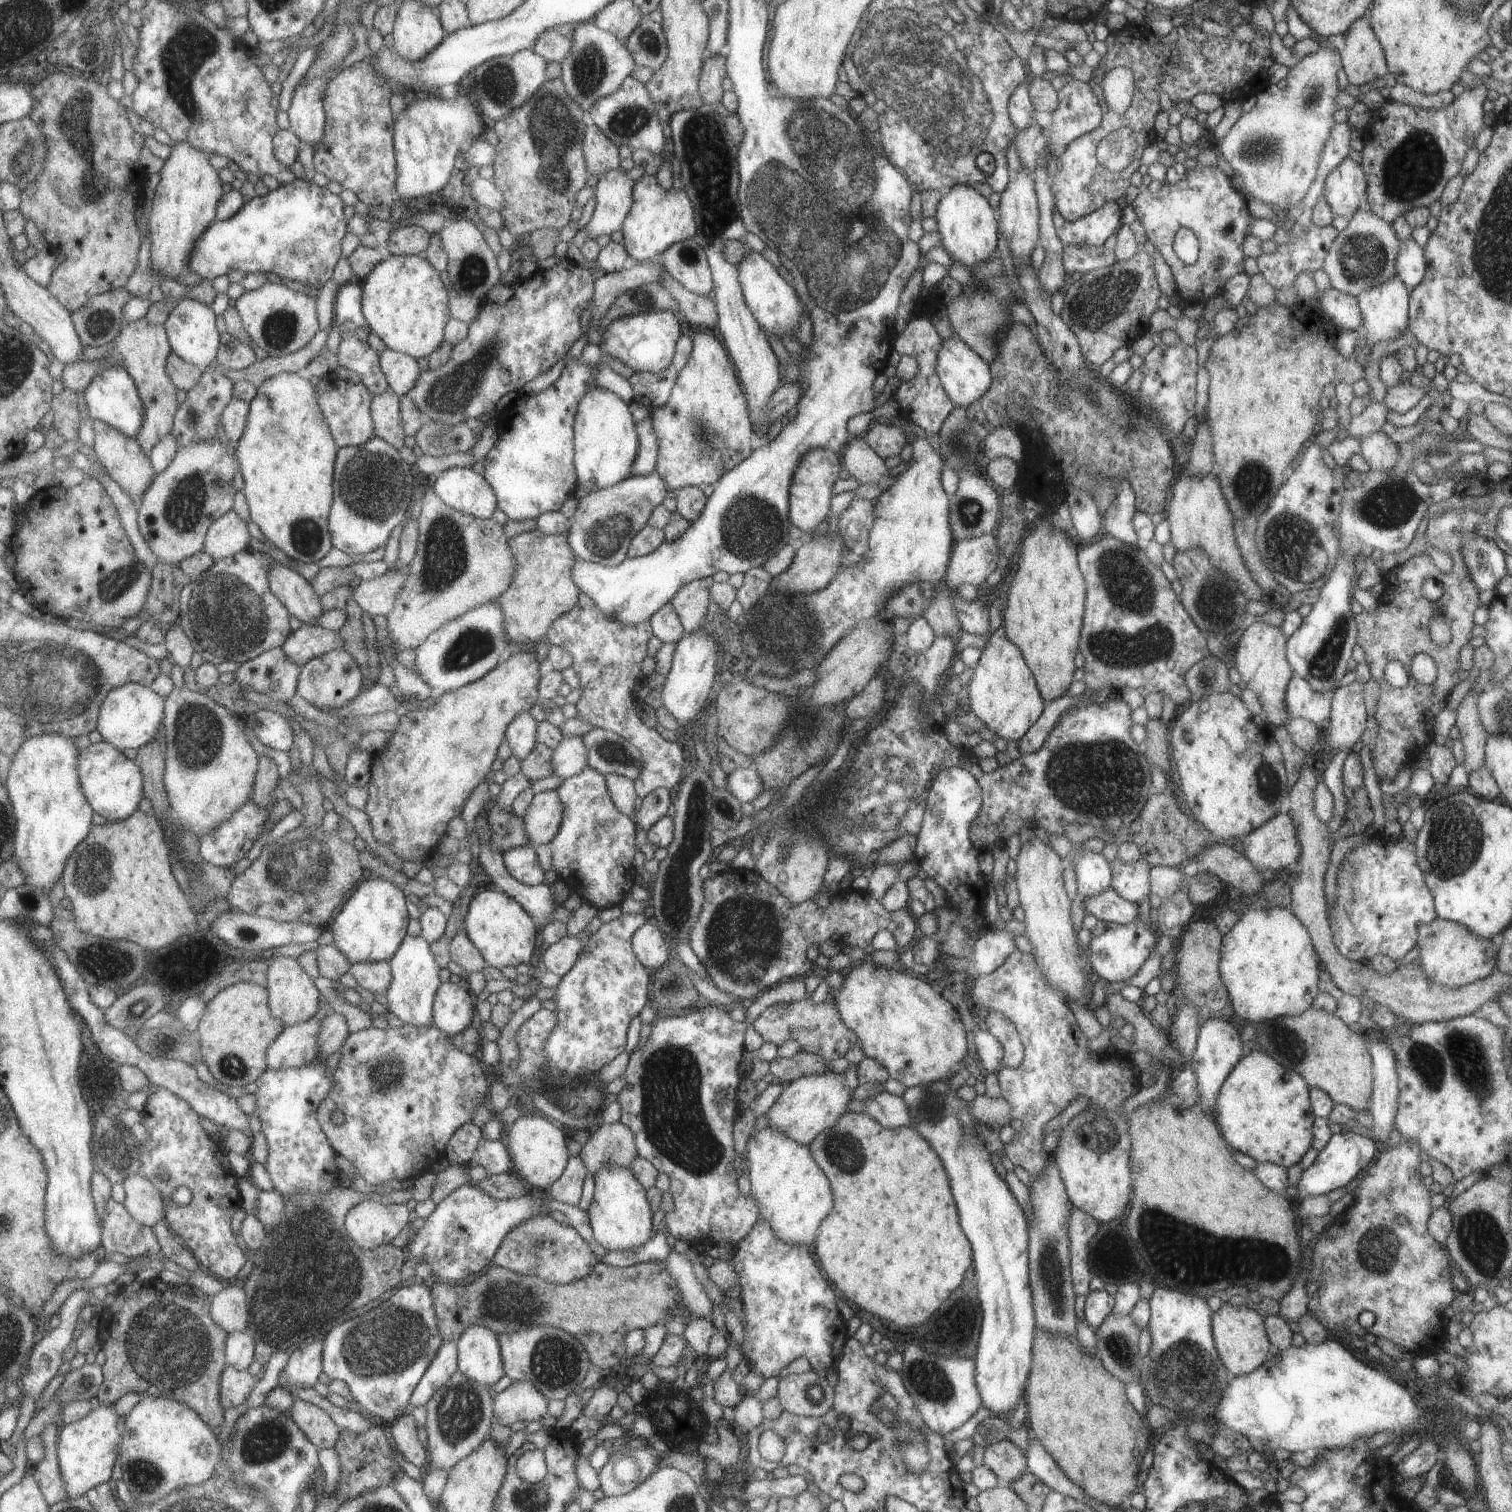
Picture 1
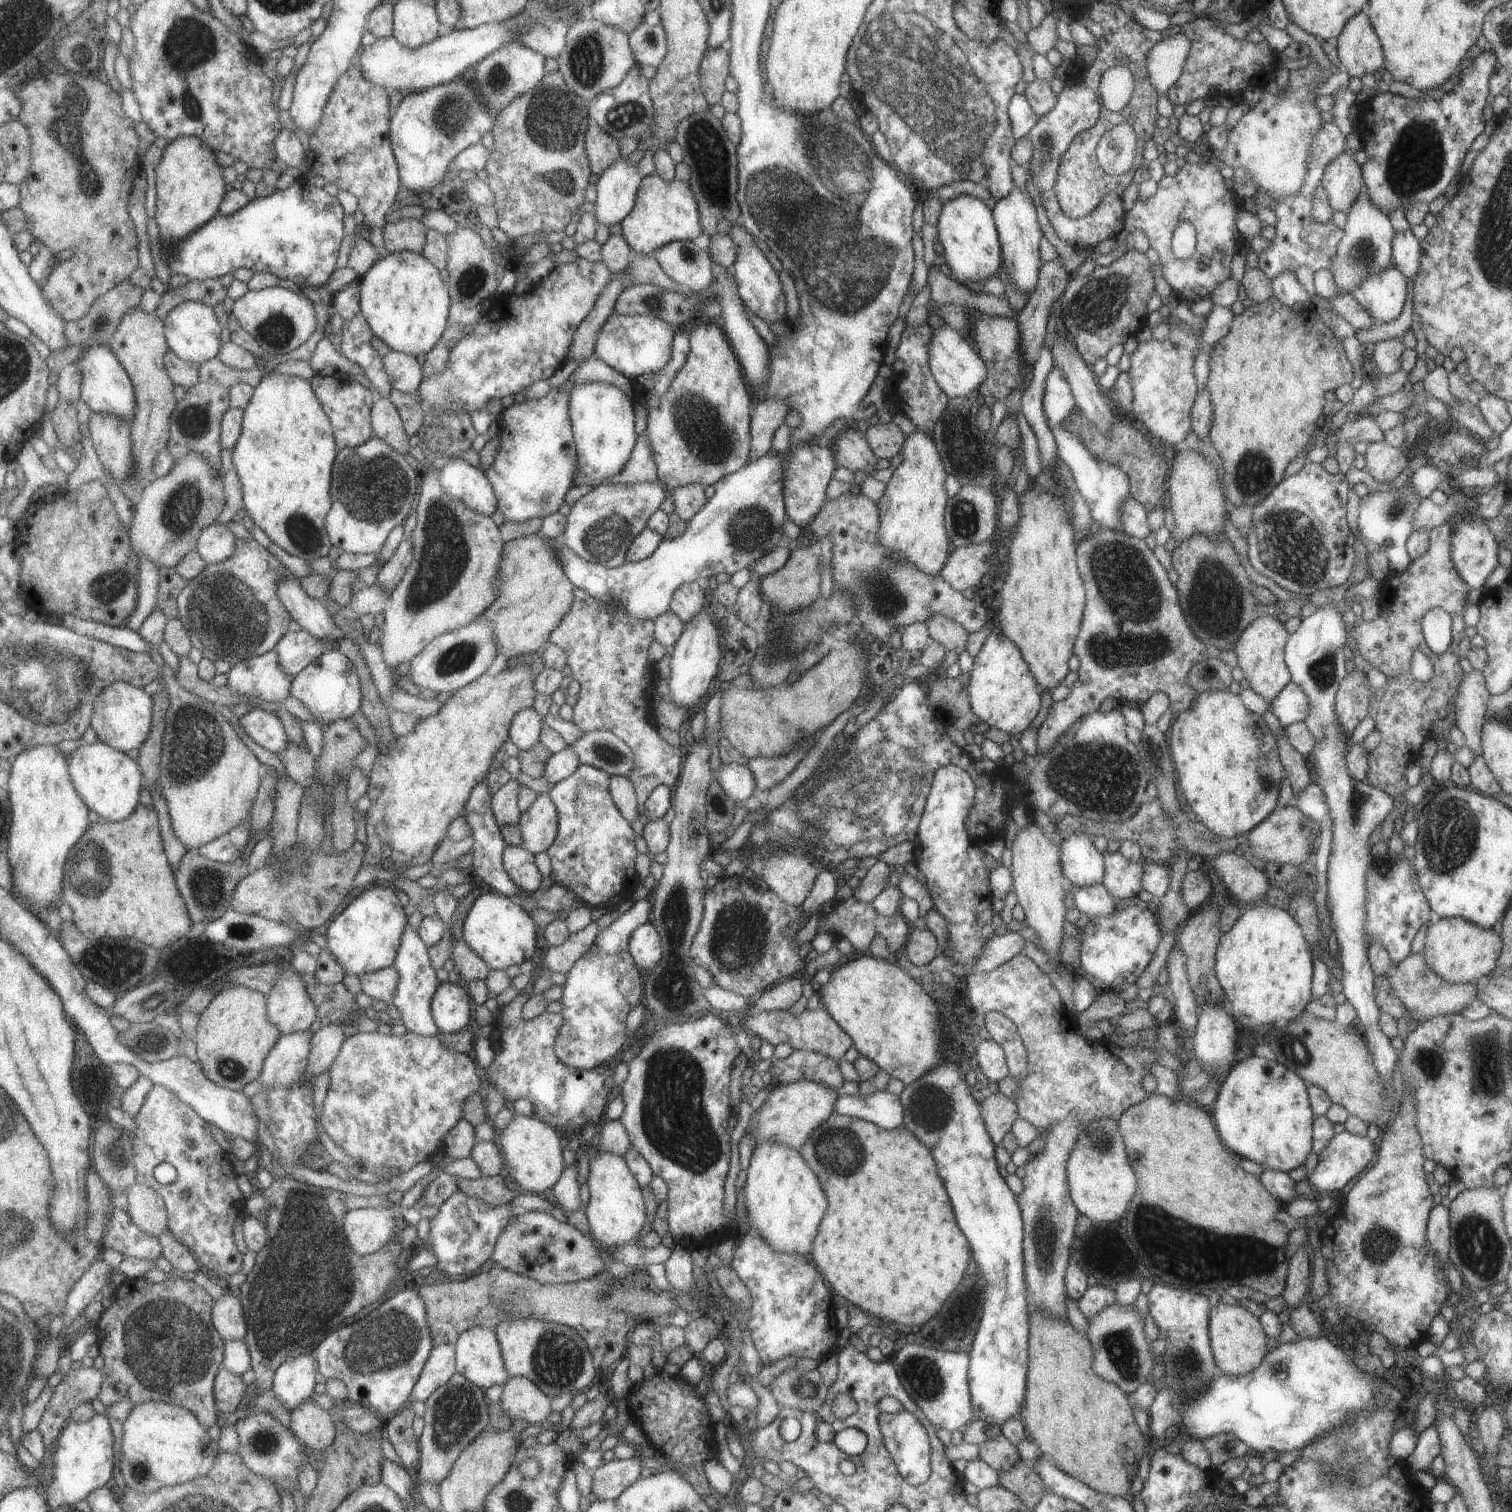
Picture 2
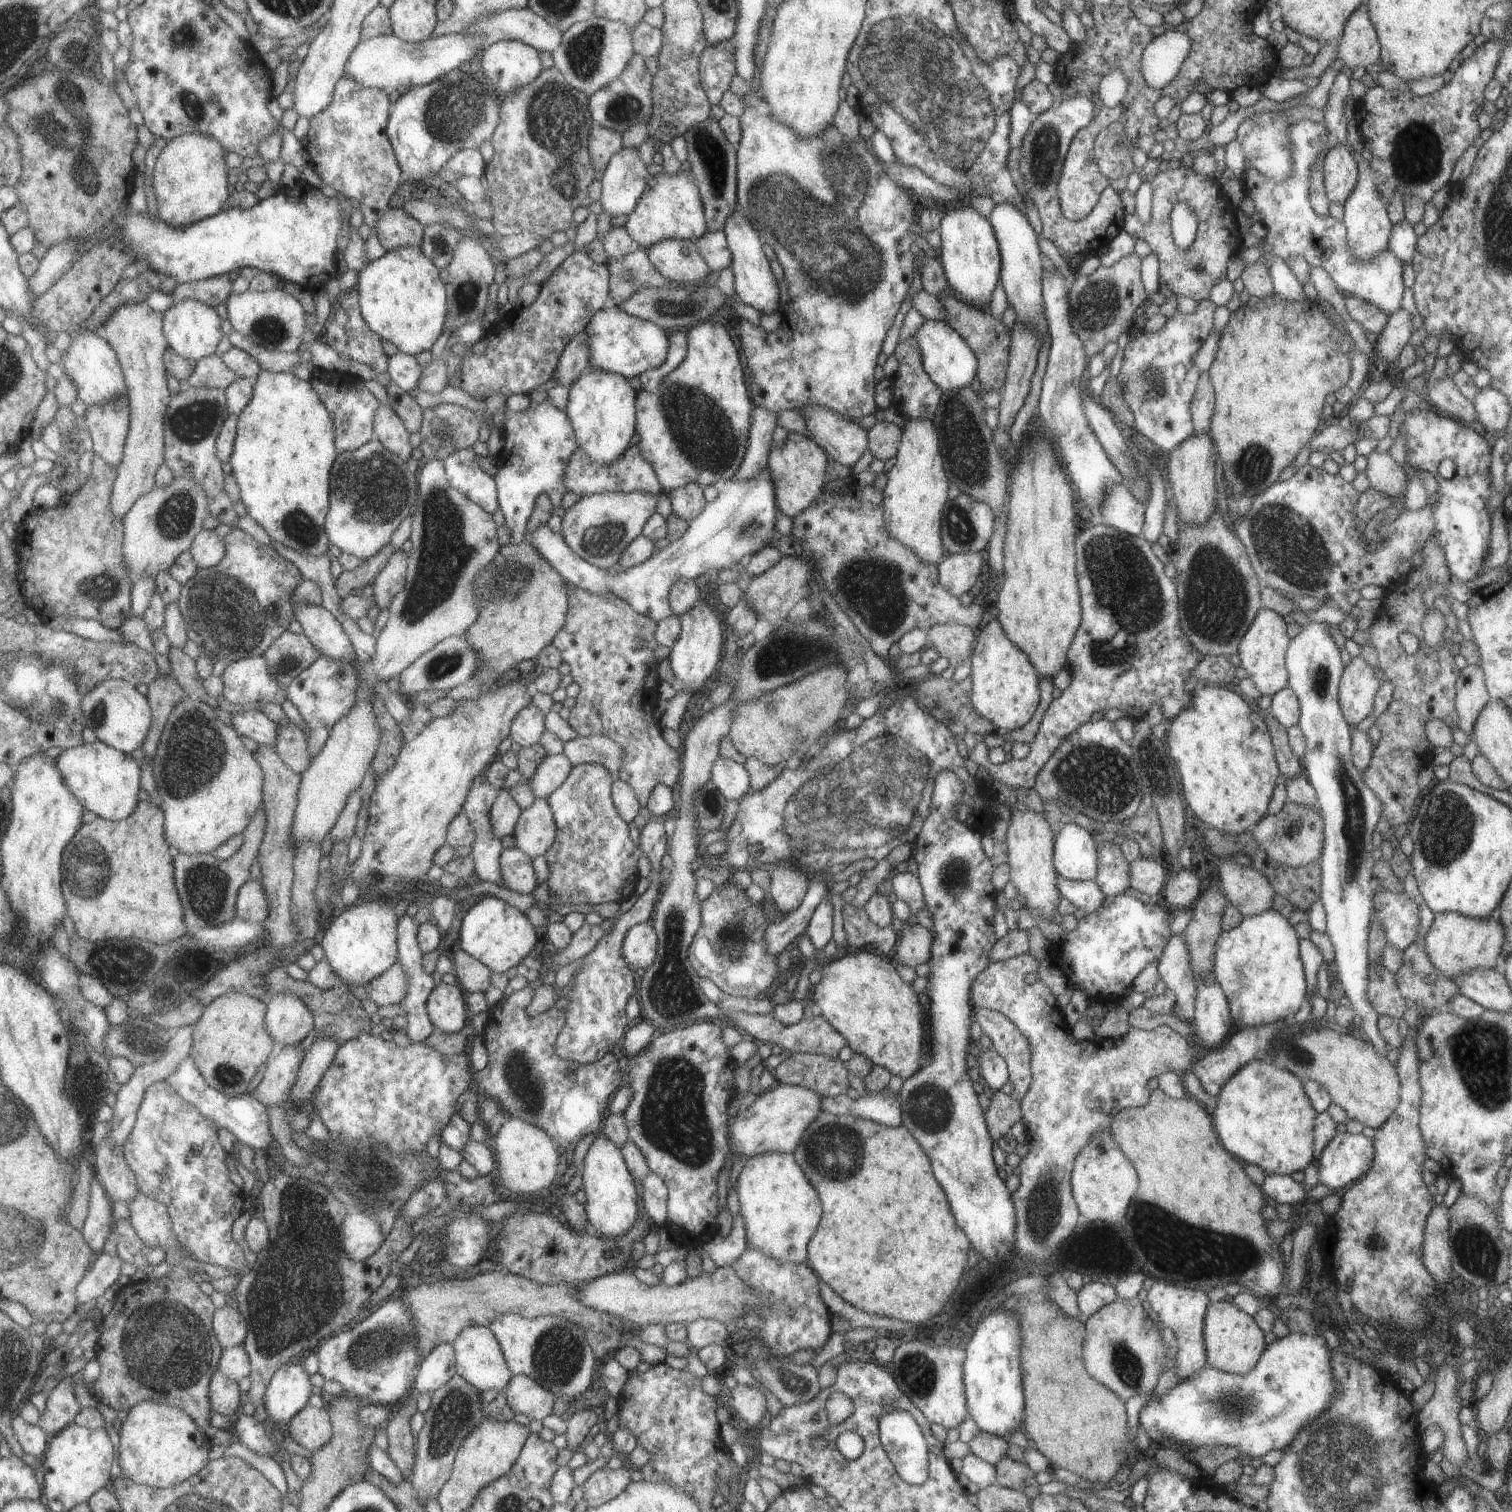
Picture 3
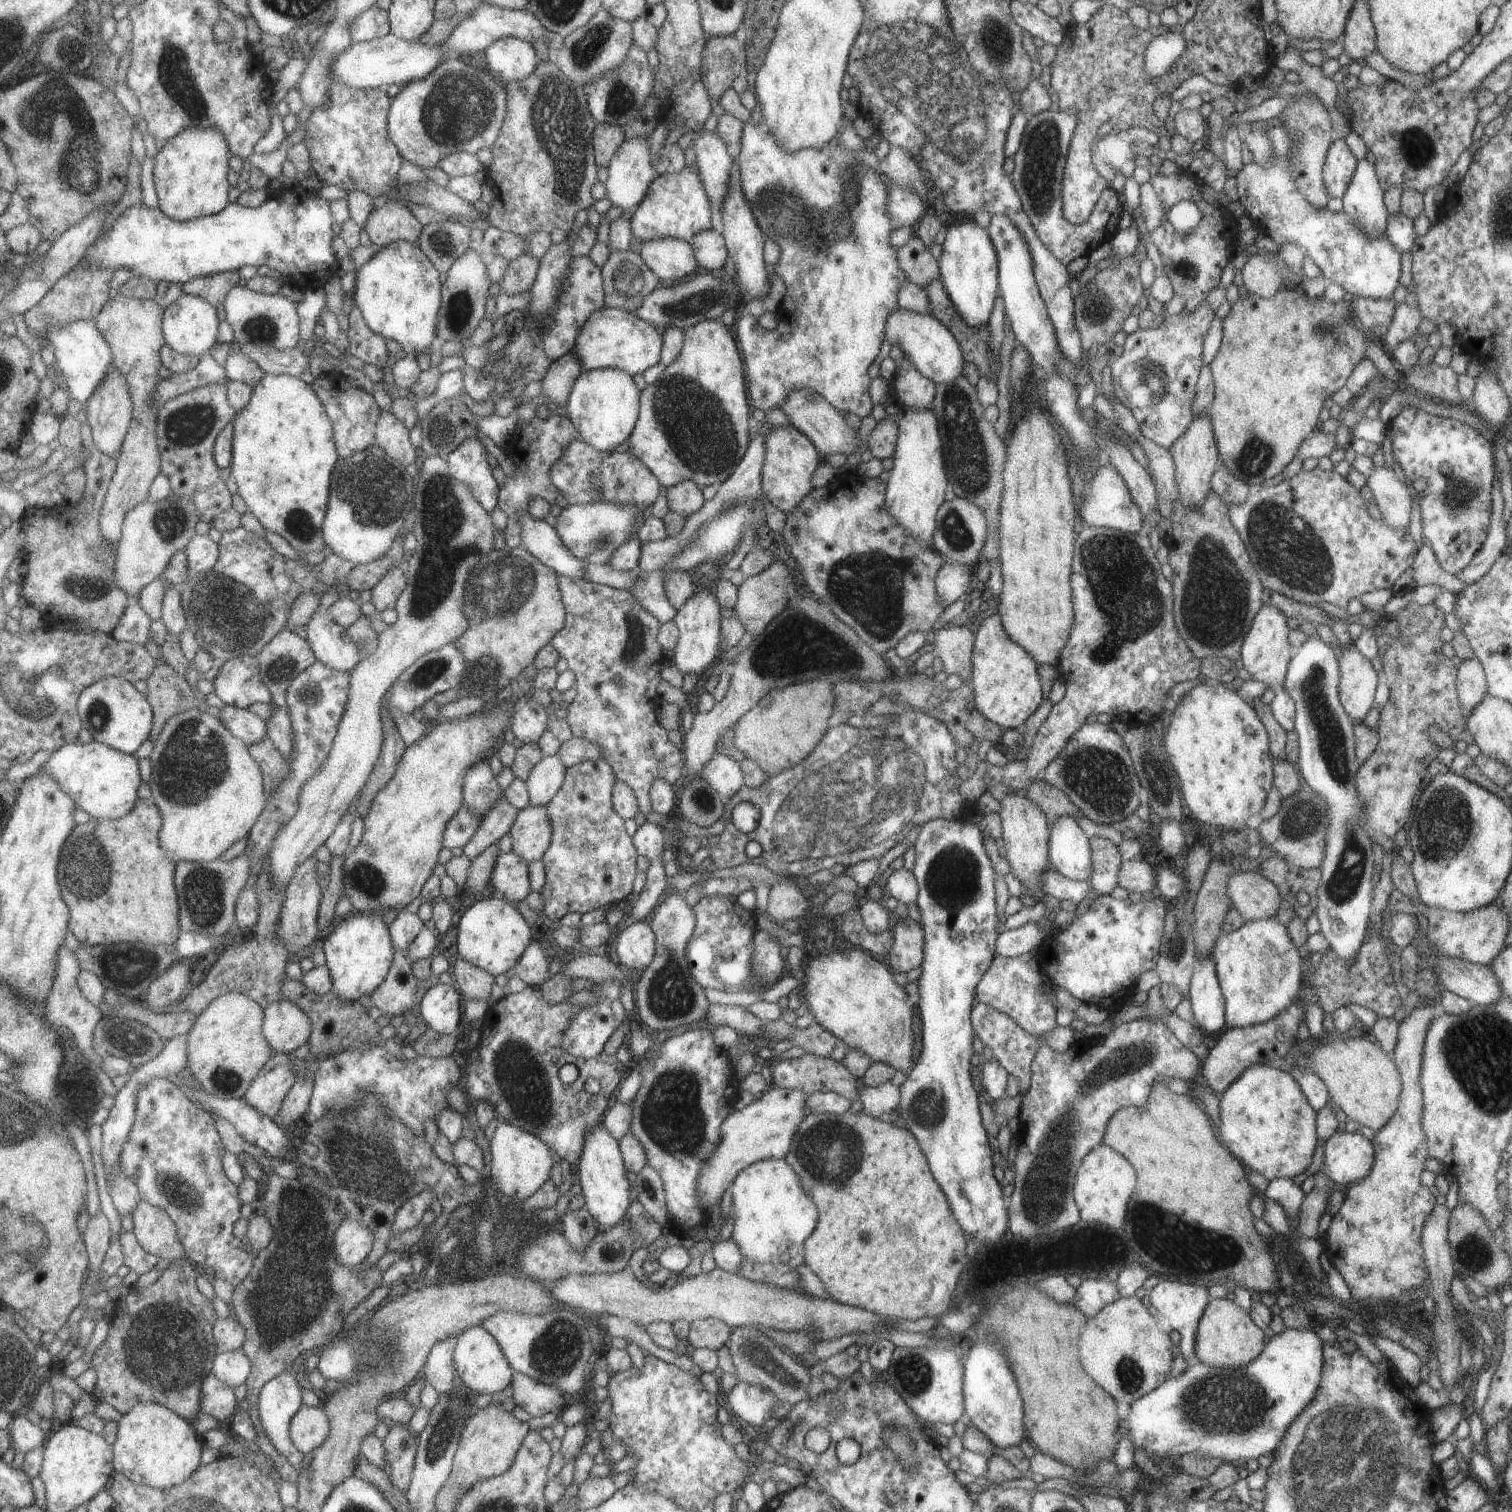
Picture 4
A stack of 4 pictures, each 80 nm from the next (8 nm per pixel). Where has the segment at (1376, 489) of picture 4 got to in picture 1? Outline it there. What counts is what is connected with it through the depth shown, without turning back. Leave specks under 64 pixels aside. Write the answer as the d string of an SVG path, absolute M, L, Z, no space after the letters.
M1375 430L1367 438L1359 438L1361 455L1368 466L1368 470L1391 470L1397 464L1399 458L1399 448L1383 432Z

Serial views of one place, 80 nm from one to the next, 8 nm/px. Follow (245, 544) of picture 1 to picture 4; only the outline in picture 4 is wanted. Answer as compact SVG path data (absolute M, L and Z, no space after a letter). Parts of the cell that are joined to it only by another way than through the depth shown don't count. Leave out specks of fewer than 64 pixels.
M207 534L195 535L186 548L190 576L211 570L219 560L220 546L213 542Z

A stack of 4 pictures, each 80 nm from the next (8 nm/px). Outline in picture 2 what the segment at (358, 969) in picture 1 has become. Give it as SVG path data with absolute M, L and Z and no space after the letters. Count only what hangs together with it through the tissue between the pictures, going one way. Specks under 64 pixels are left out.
M395 965L376 973L365 973L359 980L363 992L371 999L393 1004L400 983L400 974Z

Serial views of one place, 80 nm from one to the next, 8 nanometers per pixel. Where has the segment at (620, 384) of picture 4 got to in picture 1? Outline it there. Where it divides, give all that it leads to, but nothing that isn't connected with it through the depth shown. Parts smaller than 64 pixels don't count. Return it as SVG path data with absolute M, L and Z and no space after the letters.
M593 387L577 401L574 414L574 459L577 486L589 491L611 486L629 476L638 436L628 404L613 392Z

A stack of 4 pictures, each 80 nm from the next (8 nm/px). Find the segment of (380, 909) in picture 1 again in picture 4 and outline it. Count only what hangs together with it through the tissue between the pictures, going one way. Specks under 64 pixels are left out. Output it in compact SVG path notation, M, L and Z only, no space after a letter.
M349 913L335 927L334 931L324 938L323 950L326 963L333 979L333 992L345 1002L358 1001L363 996L372 996L390 975L393 964L393 940L389 927L385 926L382 915Z

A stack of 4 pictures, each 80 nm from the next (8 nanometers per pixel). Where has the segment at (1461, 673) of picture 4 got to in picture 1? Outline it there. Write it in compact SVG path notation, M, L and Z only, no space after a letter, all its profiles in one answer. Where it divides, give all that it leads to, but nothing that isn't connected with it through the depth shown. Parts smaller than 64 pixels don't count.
M1469 692L1456 708L1456 721L1454 734L1458 736L1464 748L1464 759L1461 765L1468 774L1476 768L1484 766L1484 748L1486 743L1486 730L1480 721L1476 702L1481 692Z

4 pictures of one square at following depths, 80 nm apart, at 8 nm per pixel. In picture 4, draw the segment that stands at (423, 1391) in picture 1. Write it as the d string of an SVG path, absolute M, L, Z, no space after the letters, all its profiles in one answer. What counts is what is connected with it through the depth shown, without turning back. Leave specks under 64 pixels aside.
M461 1333L450 1336L433 1346L419 1376L419 1383L432 1384L440 1393L450 1393L455 1388L457 1368L454 1356L460 1336Z

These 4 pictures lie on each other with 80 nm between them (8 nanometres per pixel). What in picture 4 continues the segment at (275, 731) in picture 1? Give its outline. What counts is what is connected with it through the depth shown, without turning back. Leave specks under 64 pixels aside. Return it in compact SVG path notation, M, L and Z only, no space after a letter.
M226 704L218 717L236 737L249 745L262 741L268 735L266 721L249 709Z

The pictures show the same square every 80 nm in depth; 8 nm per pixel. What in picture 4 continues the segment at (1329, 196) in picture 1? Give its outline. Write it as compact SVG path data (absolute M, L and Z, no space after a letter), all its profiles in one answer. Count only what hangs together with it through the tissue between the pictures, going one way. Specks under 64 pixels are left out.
M1335 138L1327 149L1322 179L1330 197L1341 198L1353 176L1357 160L1343 139Z

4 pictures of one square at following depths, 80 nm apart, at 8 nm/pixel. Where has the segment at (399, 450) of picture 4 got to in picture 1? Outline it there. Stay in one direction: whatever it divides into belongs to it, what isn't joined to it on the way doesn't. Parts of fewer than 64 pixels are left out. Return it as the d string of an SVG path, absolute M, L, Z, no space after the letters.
M392 388L388 390L388 393L374 395L374 399L372 400L372 415L376 422L376 436L384 438L389 444L398 449L403 448L407 434L402 417L400 396Z

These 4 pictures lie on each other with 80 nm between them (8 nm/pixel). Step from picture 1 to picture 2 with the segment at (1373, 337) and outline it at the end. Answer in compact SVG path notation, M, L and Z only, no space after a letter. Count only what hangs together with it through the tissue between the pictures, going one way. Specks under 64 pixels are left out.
M1393 264L1365 276L1350 293L1373 317L1375 326L1397 318L1407 298L1406 278Z

